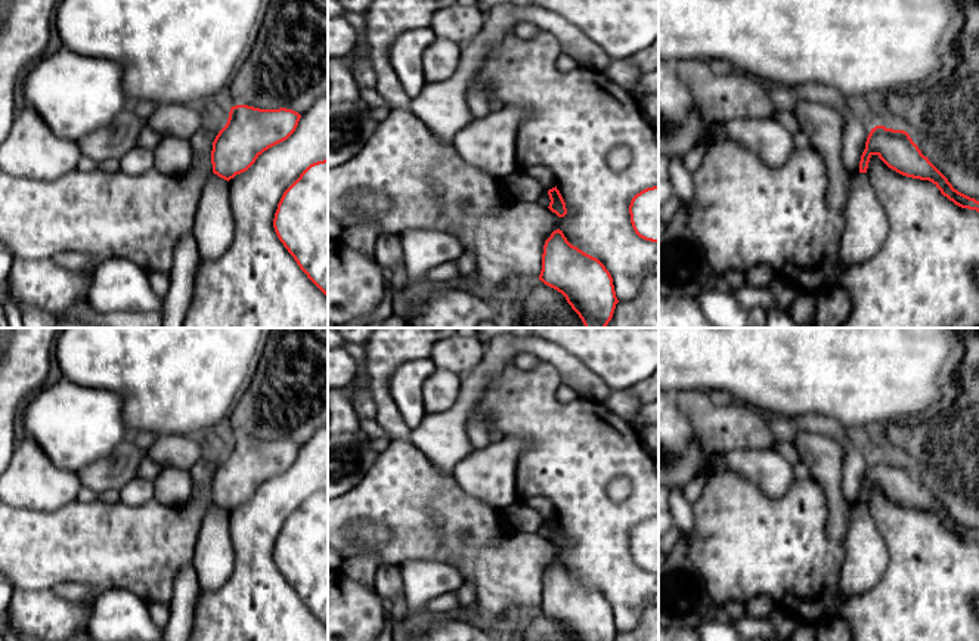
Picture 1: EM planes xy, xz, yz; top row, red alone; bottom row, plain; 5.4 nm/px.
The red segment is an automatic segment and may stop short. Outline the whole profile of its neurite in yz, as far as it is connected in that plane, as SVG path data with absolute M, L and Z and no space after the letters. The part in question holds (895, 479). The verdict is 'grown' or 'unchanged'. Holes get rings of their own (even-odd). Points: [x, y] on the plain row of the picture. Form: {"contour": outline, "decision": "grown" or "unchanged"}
{"contour": "M884 456L871 459L861 486L859 504L867 504L873 486L902 507L932 513L955 536L979 544L979 532L954 520L948 510L921 484L907 462Z", "decision": "unchanged"}

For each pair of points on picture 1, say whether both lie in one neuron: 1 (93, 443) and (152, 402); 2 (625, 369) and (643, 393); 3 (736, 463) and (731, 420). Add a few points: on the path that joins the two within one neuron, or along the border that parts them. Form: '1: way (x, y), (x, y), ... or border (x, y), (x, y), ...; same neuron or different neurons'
1: border (108, 390), (121, 398), (124, 424), (130, 432); different neurons
2: border (643, 380), (628, 390); different neurons
3: border (770, 451), (733, 449), (725, 454); different neurons

